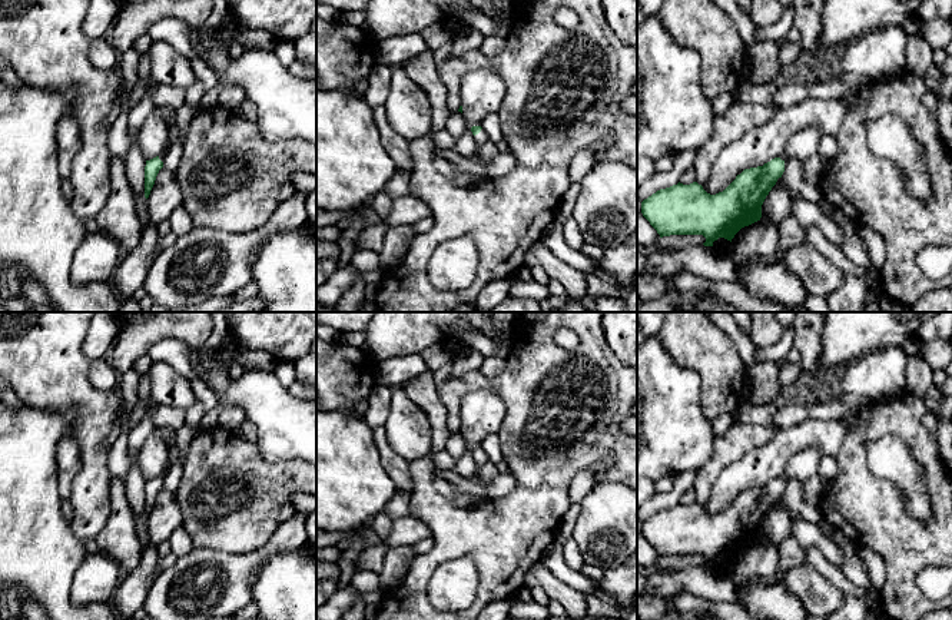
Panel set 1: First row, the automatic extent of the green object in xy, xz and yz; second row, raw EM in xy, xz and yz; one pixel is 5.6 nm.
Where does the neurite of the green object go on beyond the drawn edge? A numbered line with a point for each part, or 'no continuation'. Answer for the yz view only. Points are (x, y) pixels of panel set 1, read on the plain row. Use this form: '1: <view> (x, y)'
1: yz (805, 464)

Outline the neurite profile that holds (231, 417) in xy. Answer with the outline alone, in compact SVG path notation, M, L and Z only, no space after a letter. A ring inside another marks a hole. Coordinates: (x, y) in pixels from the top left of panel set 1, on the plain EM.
M233 404L219 410L218 425L235 431L246 420L245 411Z

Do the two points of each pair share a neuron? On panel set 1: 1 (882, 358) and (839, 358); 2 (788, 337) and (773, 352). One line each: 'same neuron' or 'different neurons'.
1: different neurons
2: same neuron

